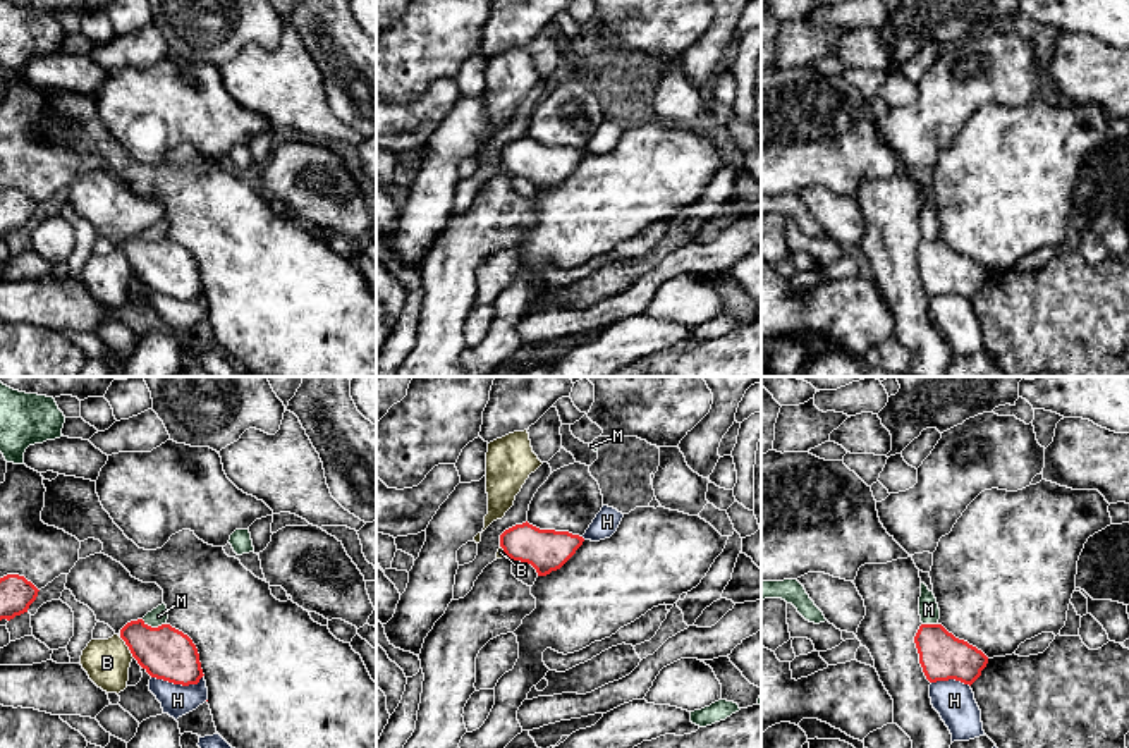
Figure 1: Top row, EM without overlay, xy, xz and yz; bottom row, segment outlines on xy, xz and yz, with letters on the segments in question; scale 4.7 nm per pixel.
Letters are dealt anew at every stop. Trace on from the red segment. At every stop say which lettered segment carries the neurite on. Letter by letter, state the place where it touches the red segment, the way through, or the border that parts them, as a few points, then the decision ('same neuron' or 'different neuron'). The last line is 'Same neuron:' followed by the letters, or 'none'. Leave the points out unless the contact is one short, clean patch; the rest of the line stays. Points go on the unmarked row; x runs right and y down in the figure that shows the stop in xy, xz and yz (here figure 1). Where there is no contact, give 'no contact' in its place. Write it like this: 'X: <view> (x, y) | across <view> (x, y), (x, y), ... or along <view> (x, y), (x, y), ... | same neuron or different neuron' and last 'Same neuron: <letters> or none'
B: xy (128, 260) | along xy (119, 251), (134, 272) | different neuron
H: xy (177, 298) | different neuron
M: xy (153, 243) | along xy (141, 234), (152, 241), (165, 239) | different neuron
Same neuron: none

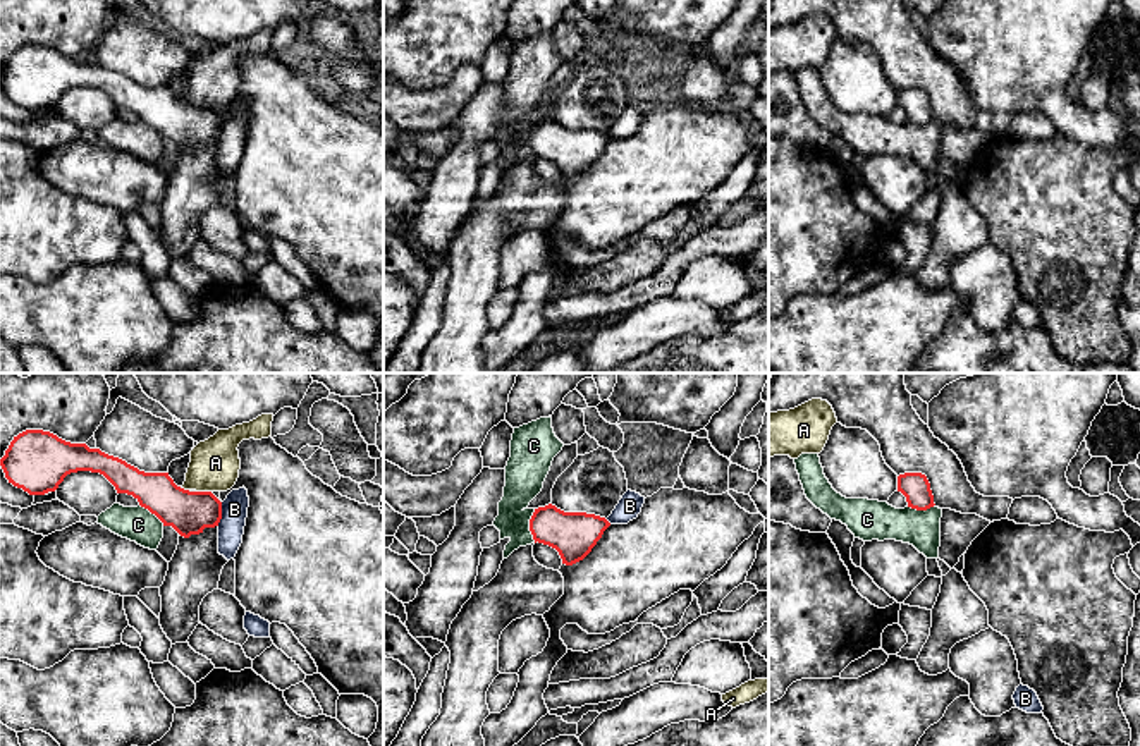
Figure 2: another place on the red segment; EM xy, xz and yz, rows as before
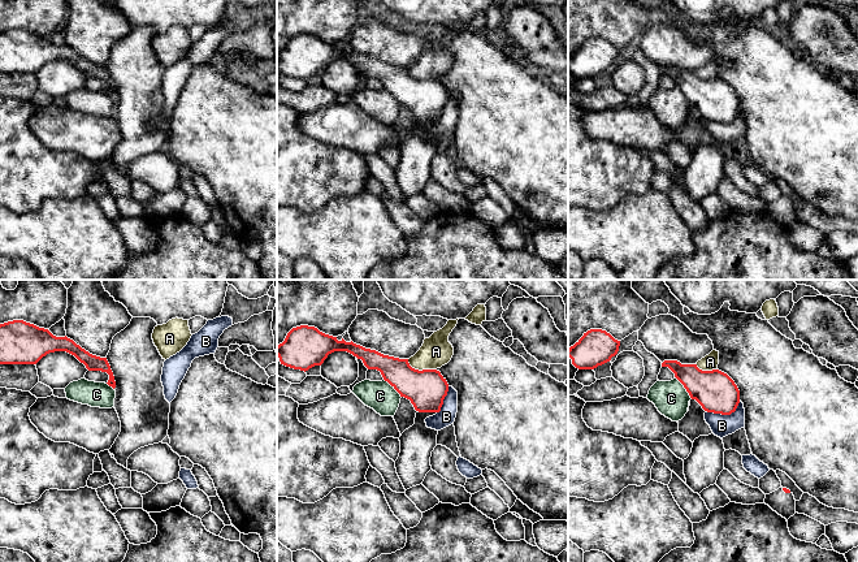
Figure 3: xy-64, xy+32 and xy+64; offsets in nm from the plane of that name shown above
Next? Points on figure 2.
A: xy (203, 107) | along xy (196, 105), (210, 107) | different neuron
B: xy (220, 129) | different neuron
C: xz (530, 141) | along xz (535, 124), (530, 134), (533, 157) | different neuron
Same neuron: none

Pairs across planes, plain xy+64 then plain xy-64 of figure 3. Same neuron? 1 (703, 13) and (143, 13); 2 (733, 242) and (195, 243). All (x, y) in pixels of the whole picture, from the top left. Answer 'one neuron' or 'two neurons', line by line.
1: one neuron
2: one neuron

